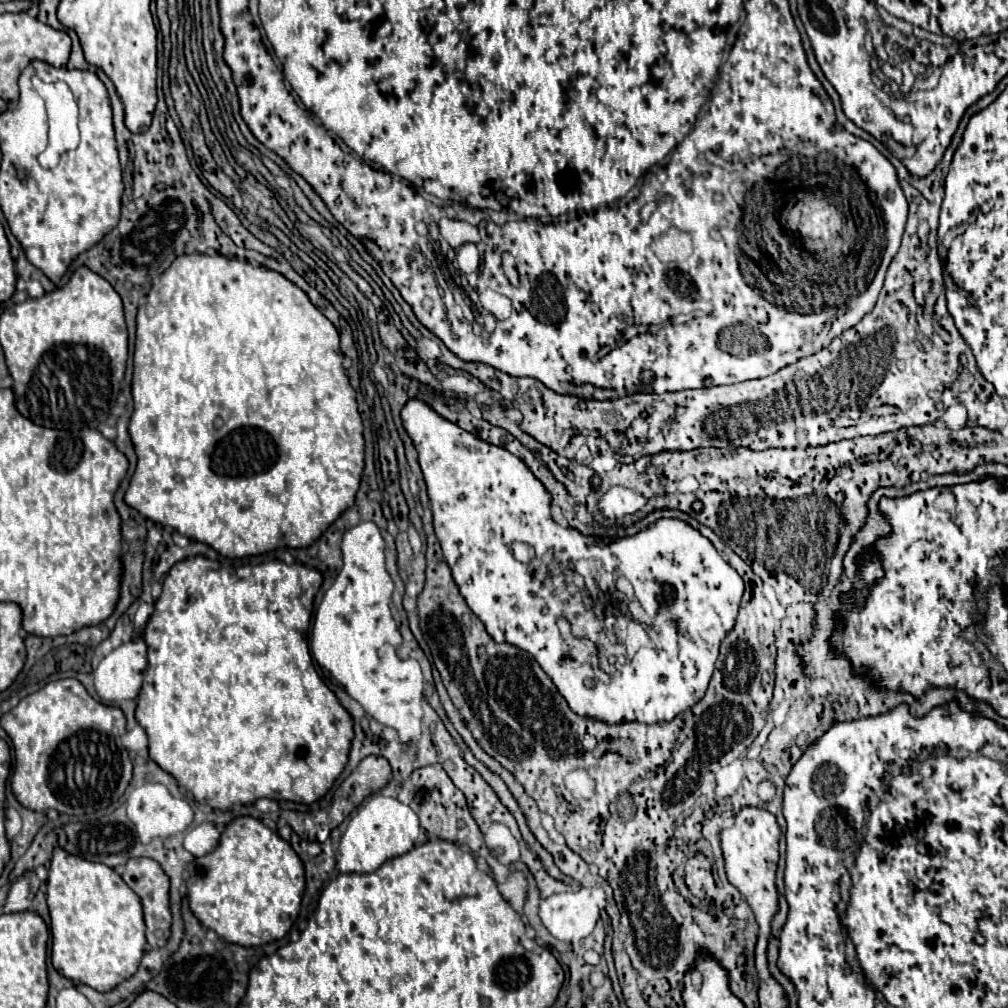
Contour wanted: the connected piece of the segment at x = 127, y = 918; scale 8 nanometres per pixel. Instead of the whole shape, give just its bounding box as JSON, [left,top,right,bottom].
[48,848,144,992]

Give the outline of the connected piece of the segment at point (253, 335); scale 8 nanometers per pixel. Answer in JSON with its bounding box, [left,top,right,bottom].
[124,254,364,558]

